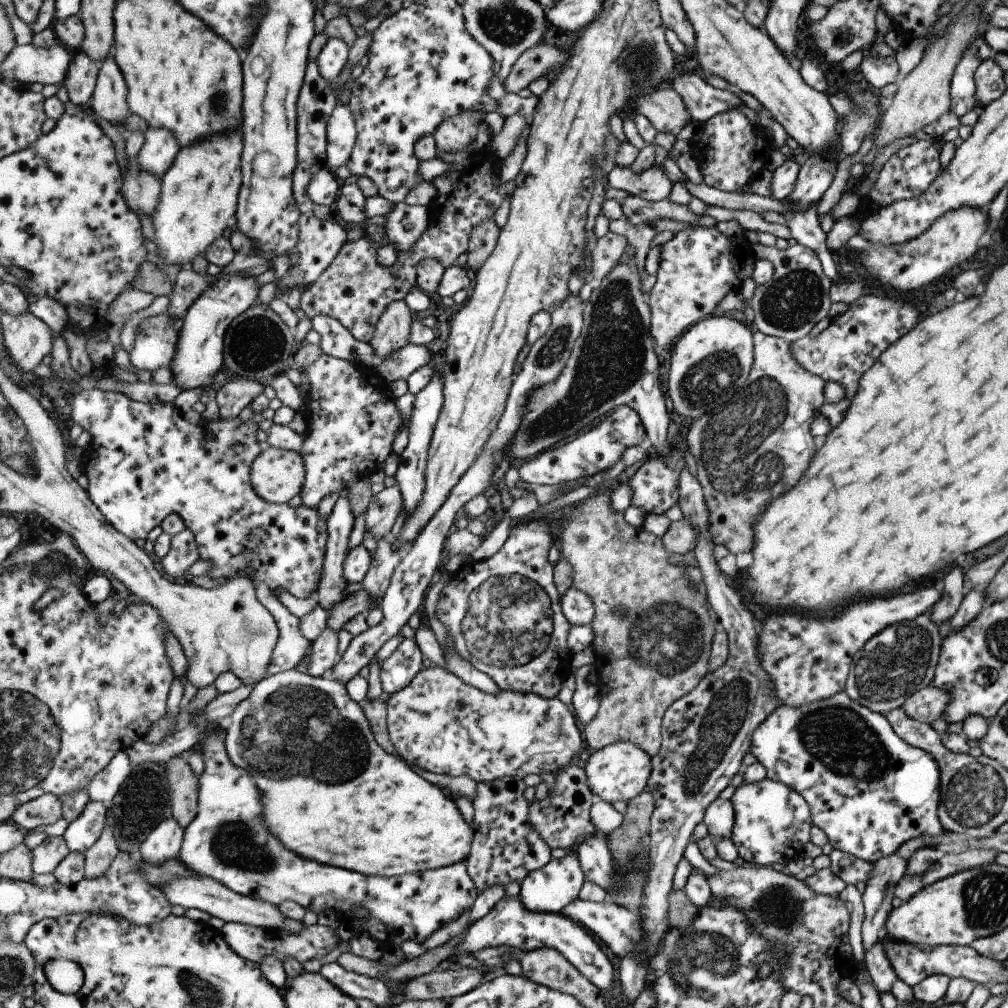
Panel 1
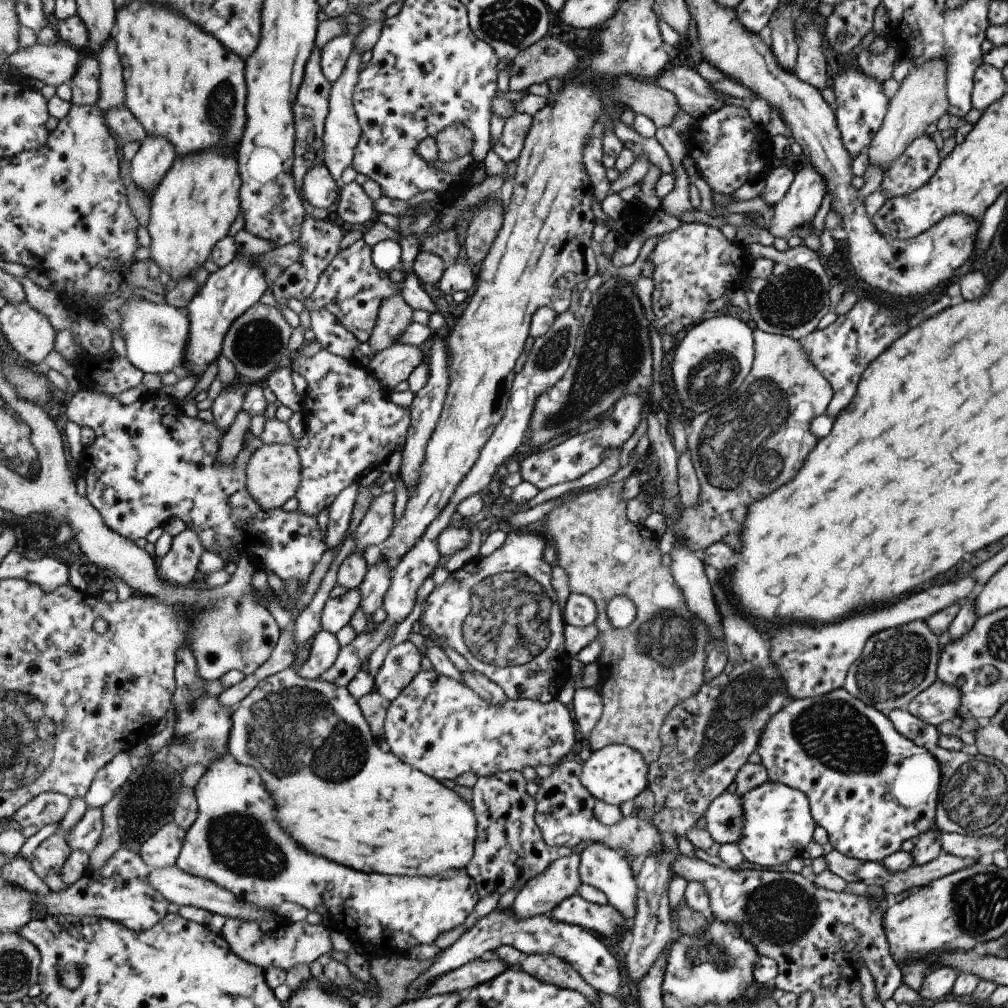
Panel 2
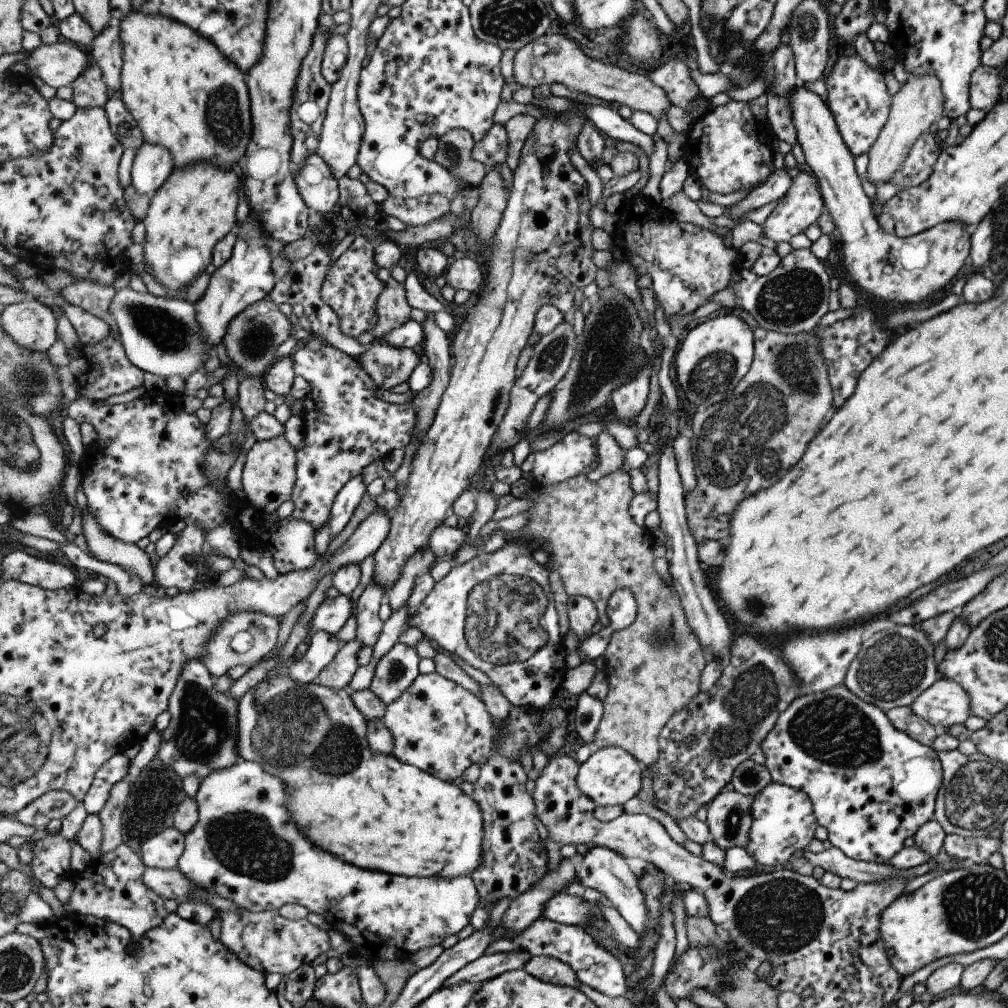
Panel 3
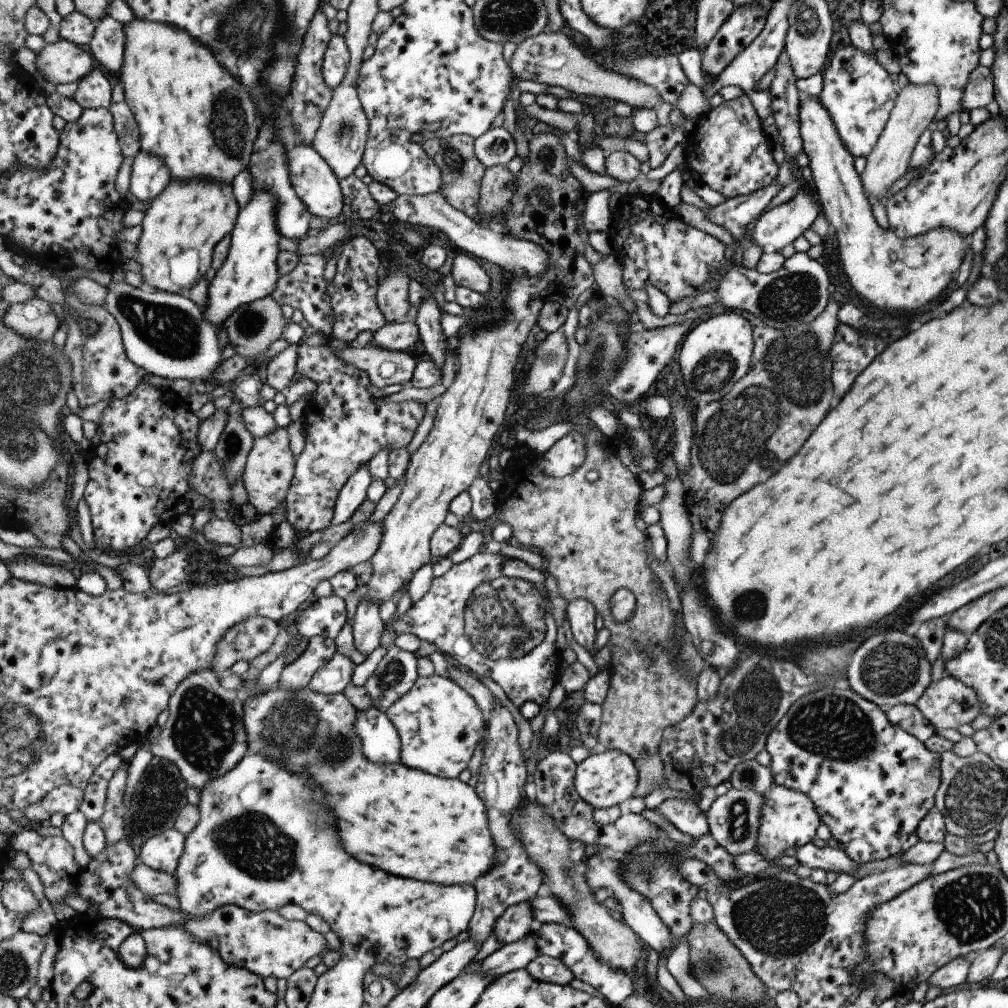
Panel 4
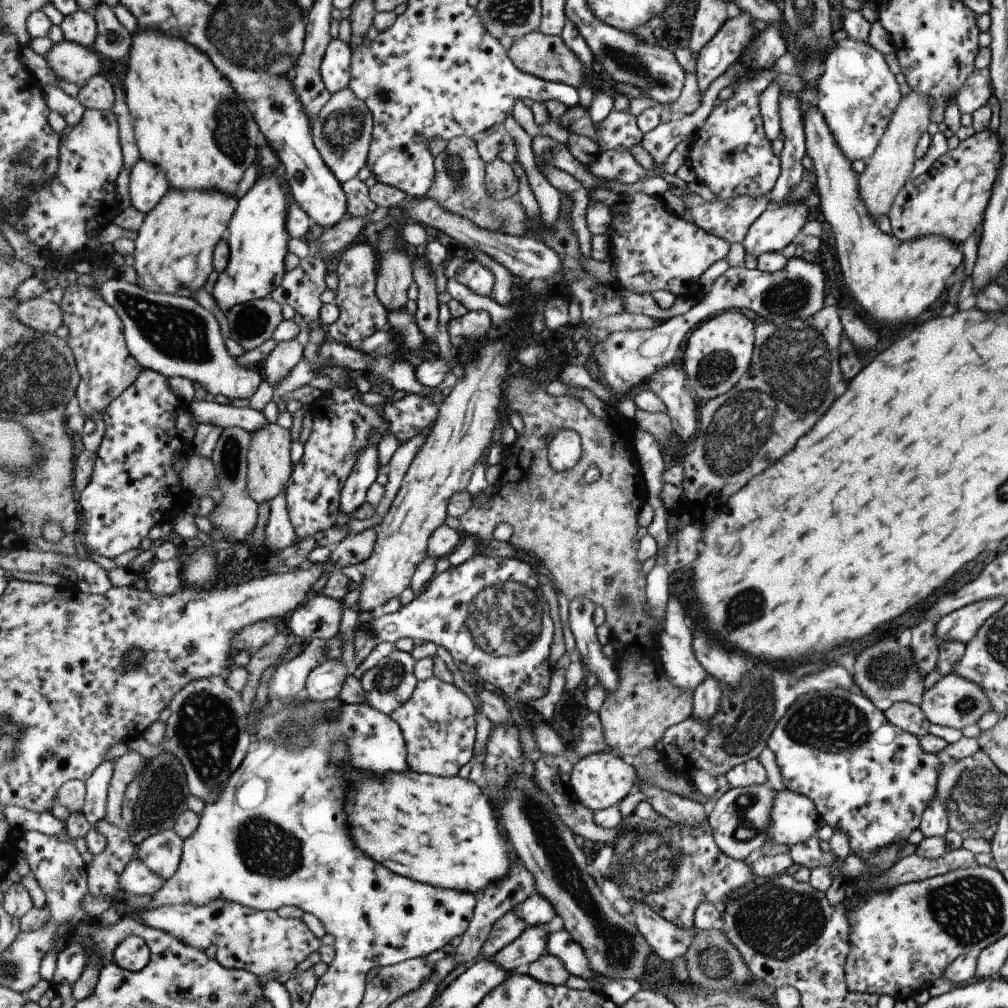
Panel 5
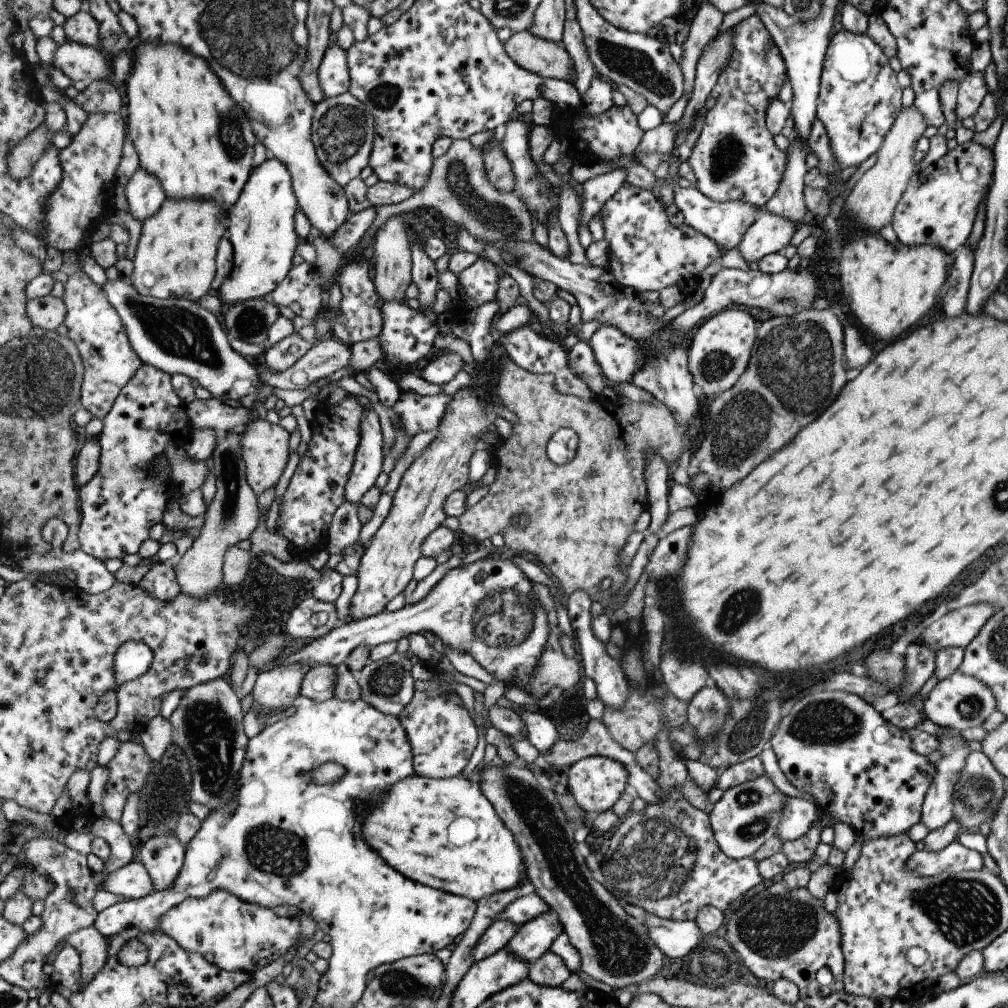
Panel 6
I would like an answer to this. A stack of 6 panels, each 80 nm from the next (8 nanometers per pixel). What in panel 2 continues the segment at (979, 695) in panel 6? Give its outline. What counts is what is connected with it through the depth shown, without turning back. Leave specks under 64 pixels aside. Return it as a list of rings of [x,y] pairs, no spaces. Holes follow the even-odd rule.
[[[936,680],[911,698],[905,710],[911,716],[935,727],[956,716],[959,701],[958,689]]]

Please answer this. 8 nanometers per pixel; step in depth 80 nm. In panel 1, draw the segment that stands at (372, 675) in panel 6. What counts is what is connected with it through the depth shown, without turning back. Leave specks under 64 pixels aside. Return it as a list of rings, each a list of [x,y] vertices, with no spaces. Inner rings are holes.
[[[403,639],[399,648],[382,664],[380,678],[383,692],[397,694],[409,686],[425,660],[416,639]]]

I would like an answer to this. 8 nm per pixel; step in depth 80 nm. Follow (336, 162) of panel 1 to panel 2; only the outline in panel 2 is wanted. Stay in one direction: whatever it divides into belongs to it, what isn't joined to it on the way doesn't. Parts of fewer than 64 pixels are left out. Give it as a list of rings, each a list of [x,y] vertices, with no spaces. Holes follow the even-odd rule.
[[[355,47],[350,59],[347,61],[346,70],[343,71],[341,78],[337,82],[332,83],[330,113],[326,118],[326,131],[324,134],[326,153],[324,164],[327,165],[327,168],[330,168],[331,174],[340,185],[343,184],[341,176],[343,176],[345,168],[349,168],[353,164],[356,148],[362,135],[362,128],[354,105],[355,89],[359,82],[360,72],[364,68],[364,65],[361,63],[362,53],[361,50]]]

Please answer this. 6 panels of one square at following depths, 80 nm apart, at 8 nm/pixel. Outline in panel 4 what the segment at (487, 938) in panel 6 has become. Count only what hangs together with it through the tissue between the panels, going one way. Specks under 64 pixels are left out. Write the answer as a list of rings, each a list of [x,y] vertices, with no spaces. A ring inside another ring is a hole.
[[[531,901],[515,904],[505,910],[496,924],[494,931],[497,942],[503,944],[503,947],[511,943],[518,942],[532,933],[531,926],[533,923],[533,908]]]

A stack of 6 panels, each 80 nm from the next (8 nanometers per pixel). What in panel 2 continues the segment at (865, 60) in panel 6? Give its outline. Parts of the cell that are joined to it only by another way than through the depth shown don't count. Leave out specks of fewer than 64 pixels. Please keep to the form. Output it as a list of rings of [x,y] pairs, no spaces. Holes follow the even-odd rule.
[[[853,68],[840,70],[832,80],[831,90],[835,97],[834,110],[836,125],[842,145],[850,155],[859,154],[865,146],[869,146],[871,139],[882,123],[888,98],[882,92],[882,84],[856,72]]]

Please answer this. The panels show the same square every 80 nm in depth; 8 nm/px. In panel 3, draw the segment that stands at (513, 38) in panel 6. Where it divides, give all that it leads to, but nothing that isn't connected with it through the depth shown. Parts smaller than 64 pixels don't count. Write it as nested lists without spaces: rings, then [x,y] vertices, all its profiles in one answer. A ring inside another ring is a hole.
[[[545,34],[529,42],[514,56],[514,80],[521,87],[534,90],[542,85],[560,83],[571,91],[585,93],[606,102],[617,102],[629,107],[633,112],[647,112],[655,120],[667,113],[670,102],[661,88],[655,86],[644,72],[629,72],[614,65],[593,60],[583,54],[583,50],[569,38],[559,34]]]

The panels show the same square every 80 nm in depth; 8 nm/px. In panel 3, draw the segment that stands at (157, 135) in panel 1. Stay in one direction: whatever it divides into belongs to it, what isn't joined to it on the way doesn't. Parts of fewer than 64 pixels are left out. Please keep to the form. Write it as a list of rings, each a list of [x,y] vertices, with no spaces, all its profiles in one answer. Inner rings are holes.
[[[144,142],[132,164],[132,185],[138,194],[153,198],[169,180],[174,169],[173,154],[165,146]]]

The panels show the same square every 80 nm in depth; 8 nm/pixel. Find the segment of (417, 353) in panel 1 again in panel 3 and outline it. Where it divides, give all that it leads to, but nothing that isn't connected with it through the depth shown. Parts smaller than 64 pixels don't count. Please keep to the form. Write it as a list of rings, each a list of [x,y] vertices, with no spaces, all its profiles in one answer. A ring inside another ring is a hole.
[[[374,338],[369,350],[359,356],[358,361],[379,389],[389,391],[408,383],[420,364],[419,354],[413,348],[397,348],[377,338]],[[385,368],[391,370],[386,378],[383,376]]]

